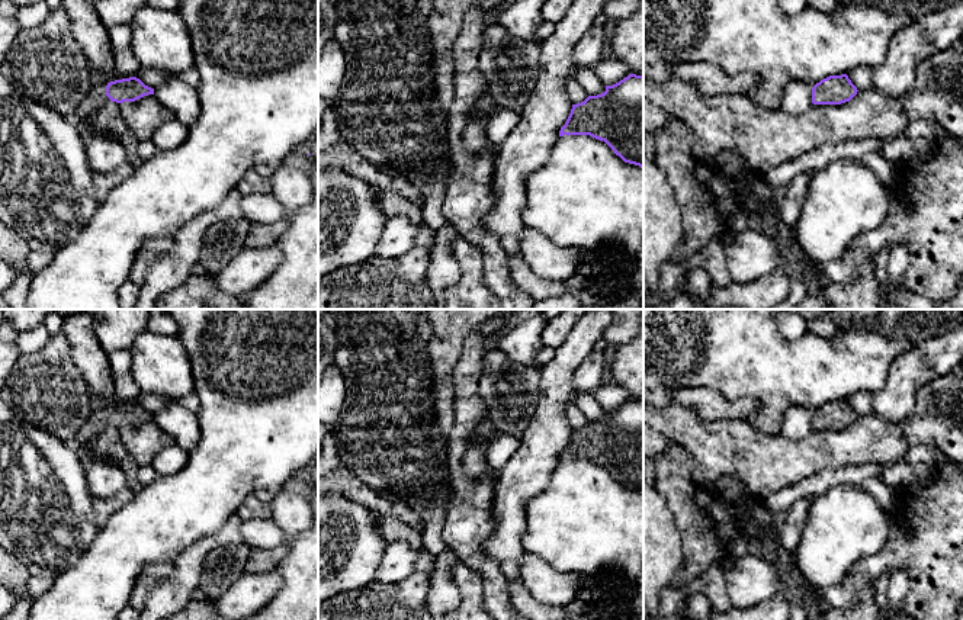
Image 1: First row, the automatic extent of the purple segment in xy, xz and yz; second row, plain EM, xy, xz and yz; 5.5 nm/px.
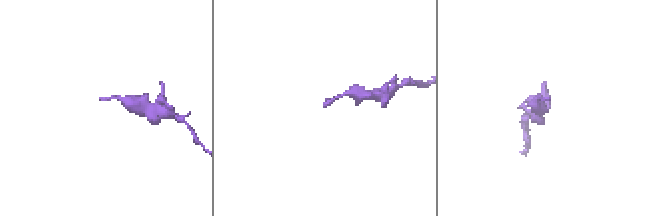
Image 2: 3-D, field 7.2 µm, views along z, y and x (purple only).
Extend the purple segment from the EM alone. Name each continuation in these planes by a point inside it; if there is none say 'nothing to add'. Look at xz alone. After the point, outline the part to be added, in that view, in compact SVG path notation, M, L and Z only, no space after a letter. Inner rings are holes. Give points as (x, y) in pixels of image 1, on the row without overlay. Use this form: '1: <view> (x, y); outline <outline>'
nothing to add

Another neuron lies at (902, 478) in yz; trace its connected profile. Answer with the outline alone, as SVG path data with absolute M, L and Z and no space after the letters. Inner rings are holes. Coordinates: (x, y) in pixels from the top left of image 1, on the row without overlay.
M895 462L892 465L886 465L877 479L899 497L903 497L915 488L927 486L935 475L937 468L924 462L918 465Z

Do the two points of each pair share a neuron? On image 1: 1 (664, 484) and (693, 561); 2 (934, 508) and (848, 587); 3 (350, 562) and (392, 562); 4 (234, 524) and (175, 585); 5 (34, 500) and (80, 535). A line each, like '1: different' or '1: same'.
1: same
2: same
3: different
4: same
5: same

